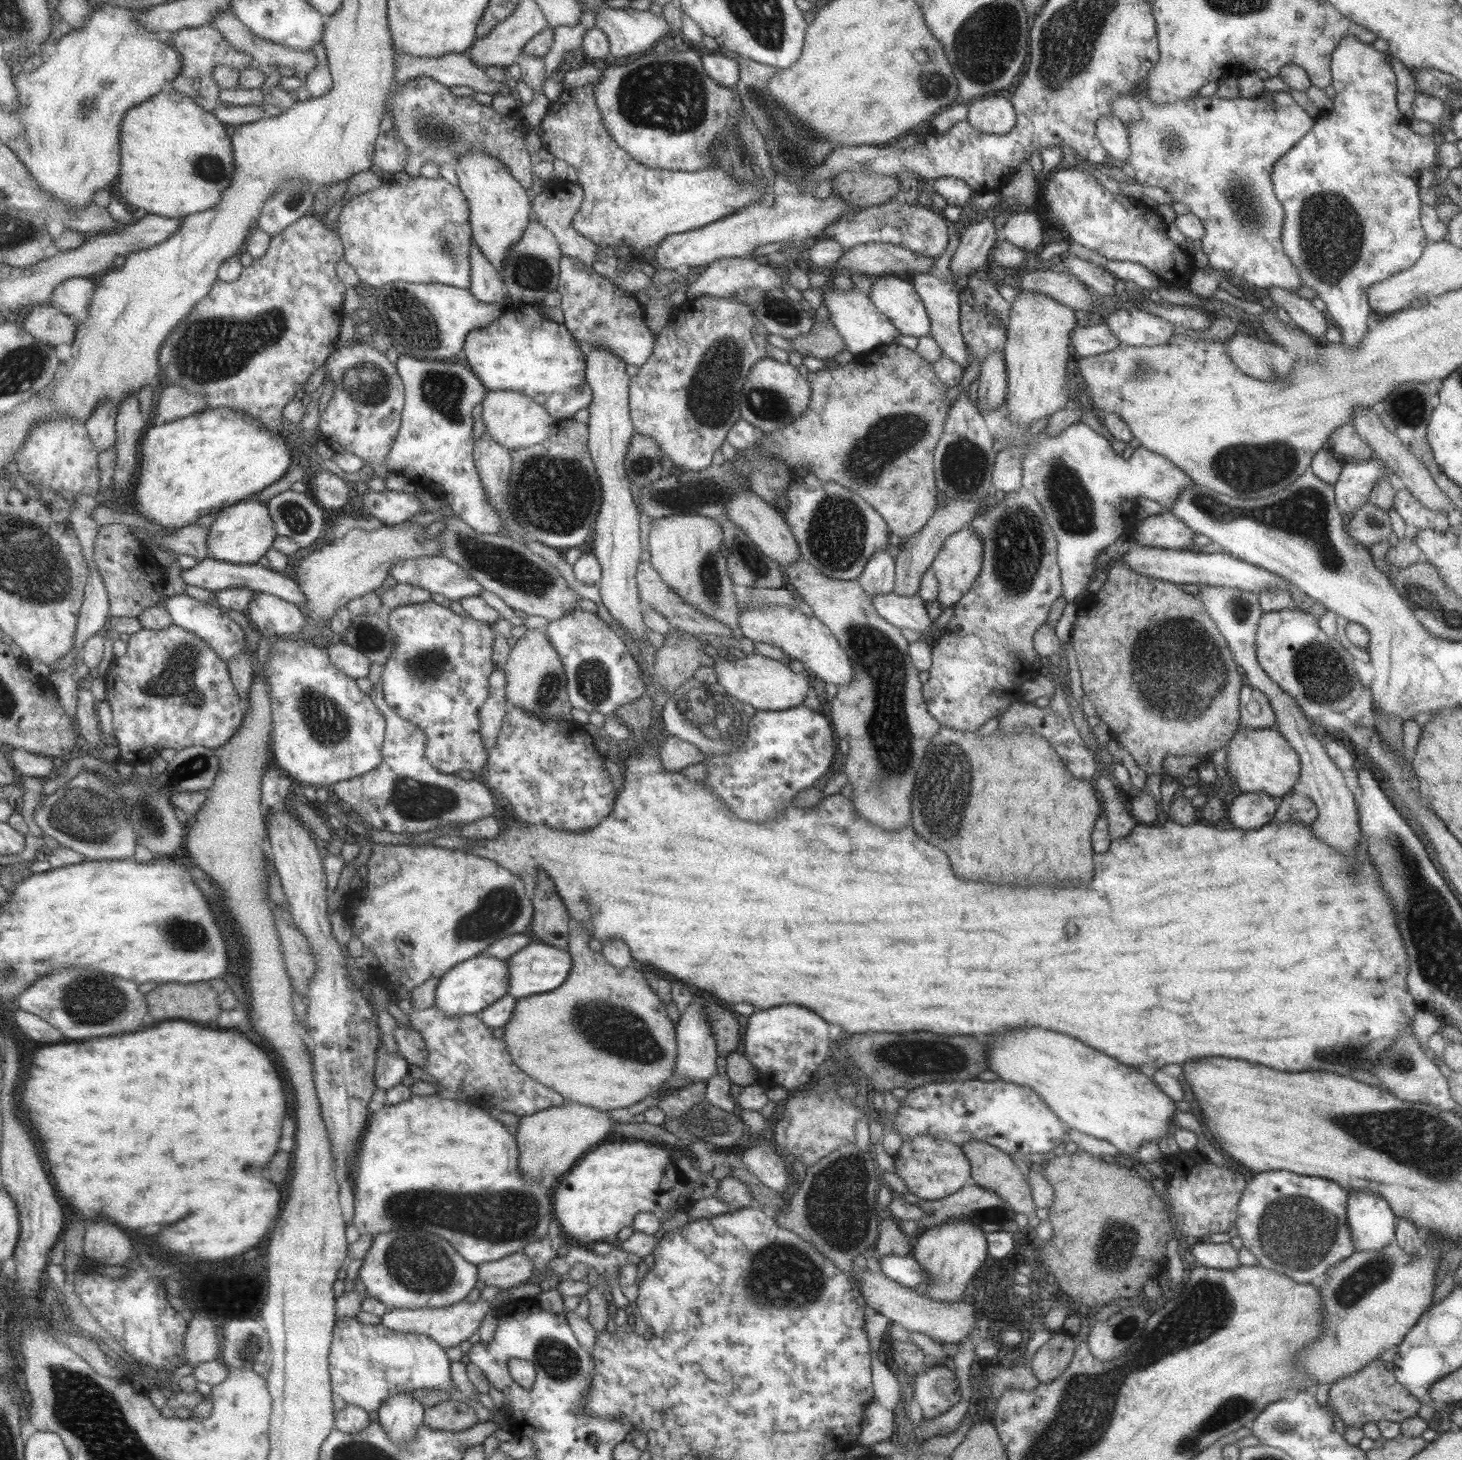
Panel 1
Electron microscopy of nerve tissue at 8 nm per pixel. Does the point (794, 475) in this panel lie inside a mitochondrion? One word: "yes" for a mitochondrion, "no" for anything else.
no

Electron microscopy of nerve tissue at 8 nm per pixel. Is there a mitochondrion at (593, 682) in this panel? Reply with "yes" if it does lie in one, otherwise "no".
yes

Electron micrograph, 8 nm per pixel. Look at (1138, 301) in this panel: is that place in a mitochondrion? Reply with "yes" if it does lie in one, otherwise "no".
no

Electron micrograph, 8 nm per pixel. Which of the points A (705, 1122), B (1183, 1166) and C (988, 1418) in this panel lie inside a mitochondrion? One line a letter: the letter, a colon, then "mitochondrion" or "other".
A: mitochondrion
B: other
C: other

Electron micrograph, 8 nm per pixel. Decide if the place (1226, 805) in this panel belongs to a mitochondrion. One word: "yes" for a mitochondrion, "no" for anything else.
no

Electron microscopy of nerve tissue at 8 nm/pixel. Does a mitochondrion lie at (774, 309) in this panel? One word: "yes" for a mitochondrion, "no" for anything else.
yes

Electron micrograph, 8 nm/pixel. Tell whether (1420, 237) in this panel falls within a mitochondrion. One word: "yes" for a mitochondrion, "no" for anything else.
no

